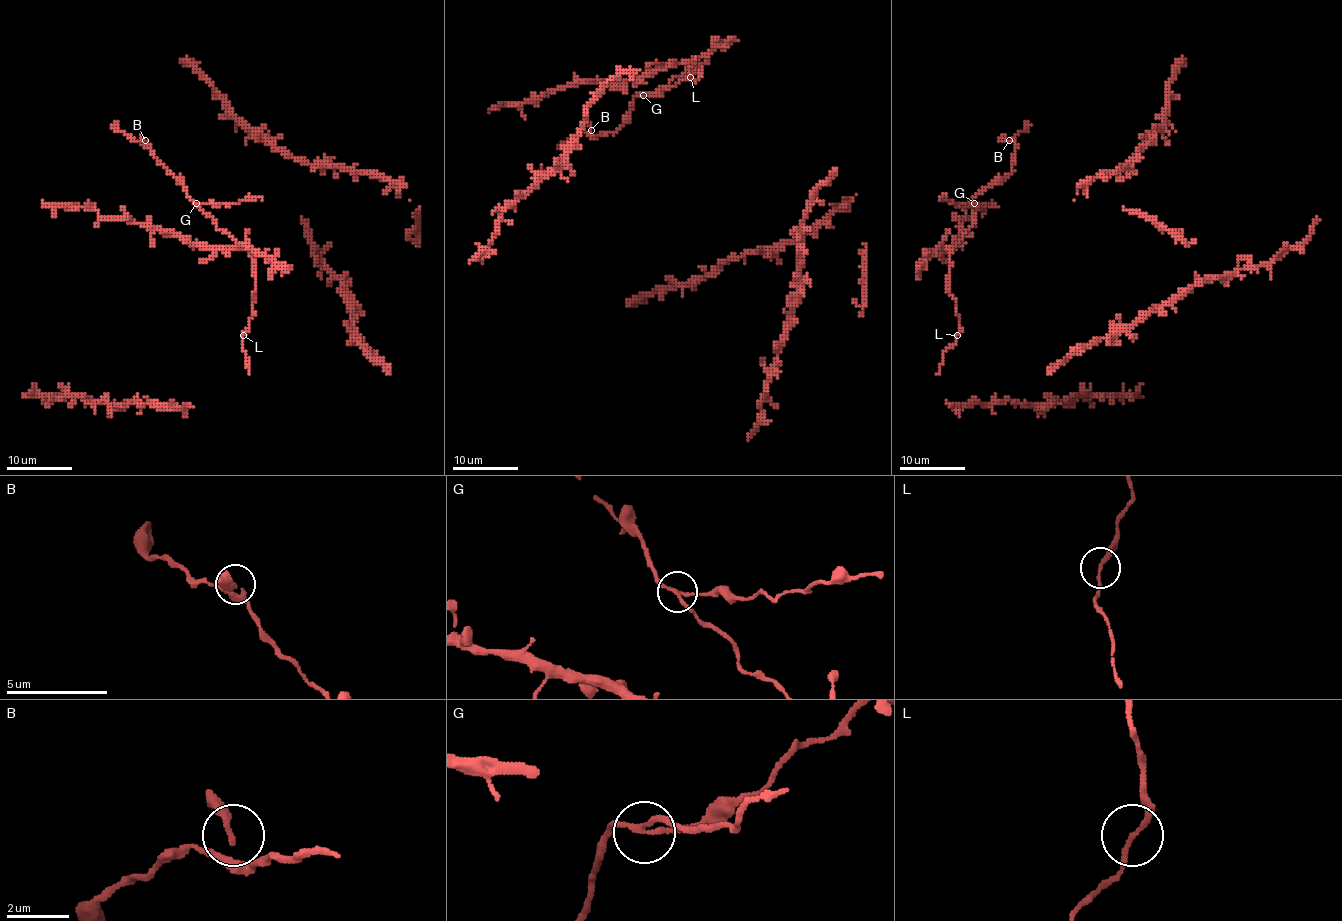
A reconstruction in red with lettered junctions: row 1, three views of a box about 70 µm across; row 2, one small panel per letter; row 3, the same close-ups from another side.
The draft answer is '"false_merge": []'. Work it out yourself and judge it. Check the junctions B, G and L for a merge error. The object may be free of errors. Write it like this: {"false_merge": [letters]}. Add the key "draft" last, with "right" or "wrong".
{"false_merge": ["G"], "draft": "wrong"}

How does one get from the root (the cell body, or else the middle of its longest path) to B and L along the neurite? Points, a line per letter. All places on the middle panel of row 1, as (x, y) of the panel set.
B: (650, 94), (644, 92), (634, 97), (629, 117), (614, 133), (591, 136), (588, 133), (591, 130)
L: (650, 94), (662, 94), (698, 69), (701, 71), (701, 67), (698, 79), (693, 81), (690, 77)

